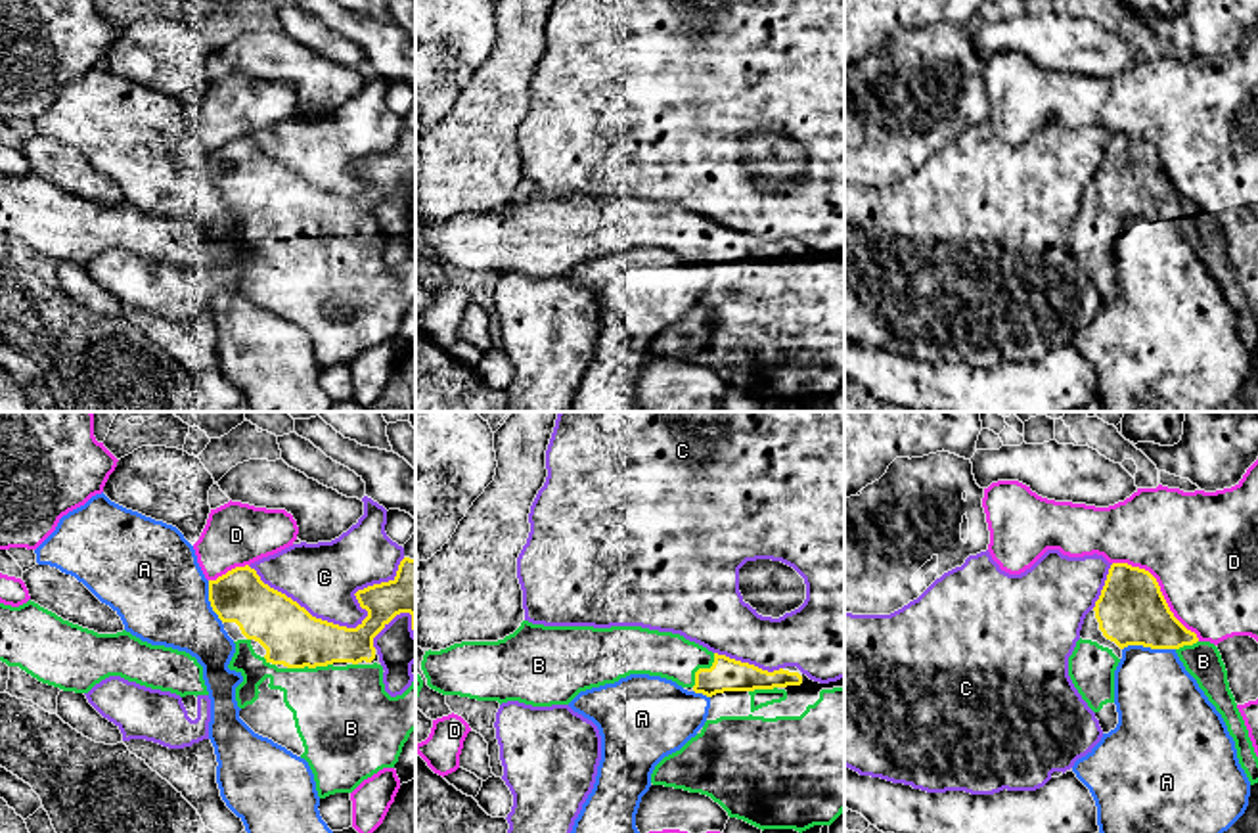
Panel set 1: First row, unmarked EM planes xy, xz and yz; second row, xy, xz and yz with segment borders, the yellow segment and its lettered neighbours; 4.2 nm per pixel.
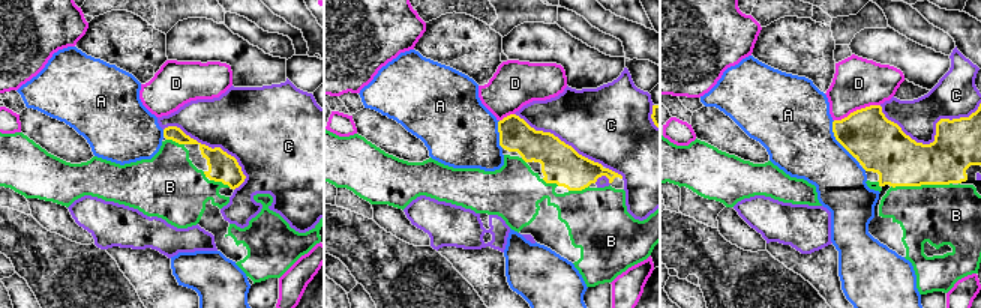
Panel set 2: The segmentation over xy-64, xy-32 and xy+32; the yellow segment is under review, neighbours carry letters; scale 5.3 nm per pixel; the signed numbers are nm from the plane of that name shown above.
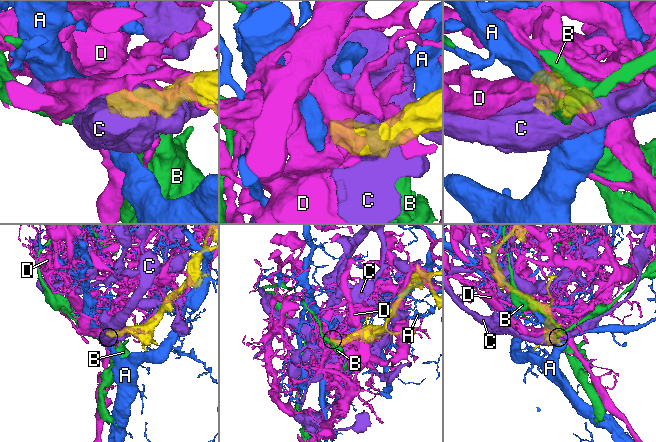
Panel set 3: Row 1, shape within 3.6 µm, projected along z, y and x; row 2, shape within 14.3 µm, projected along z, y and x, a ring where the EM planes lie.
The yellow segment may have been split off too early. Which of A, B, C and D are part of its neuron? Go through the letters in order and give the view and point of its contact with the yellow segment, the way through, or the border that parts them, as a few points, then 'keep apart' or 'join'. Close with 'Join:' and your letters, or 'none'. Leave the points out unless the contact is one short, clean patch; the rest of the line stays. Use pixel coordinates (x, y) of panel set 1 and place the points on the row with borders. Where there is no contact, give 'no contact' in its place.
A: yz (1147, 646) | keep apart
B: xy (309, 667) | join
C: xy (345, 627) | keep apart
D: yz (1159, 590) | keep apart
Join: B

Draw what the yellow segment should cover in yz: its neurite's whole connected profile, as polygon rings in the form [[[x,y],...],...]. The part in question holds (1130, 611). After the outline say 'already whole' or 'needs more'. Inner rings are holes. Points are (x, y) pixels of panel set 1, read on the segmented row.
[[[1112,563],[1095,607],[1086,615],[1080,640],[1068,657],[1068,676],[1095,712],[1103,733],[1118,724],[1114,670],[1128,645],[1174,649],[1222,714],[1250,785],[1258,783],[1258,756],[1229,689],[1218,647],[1201,642],[1170,611],[1157,578],[1139,567]]]; needs more

